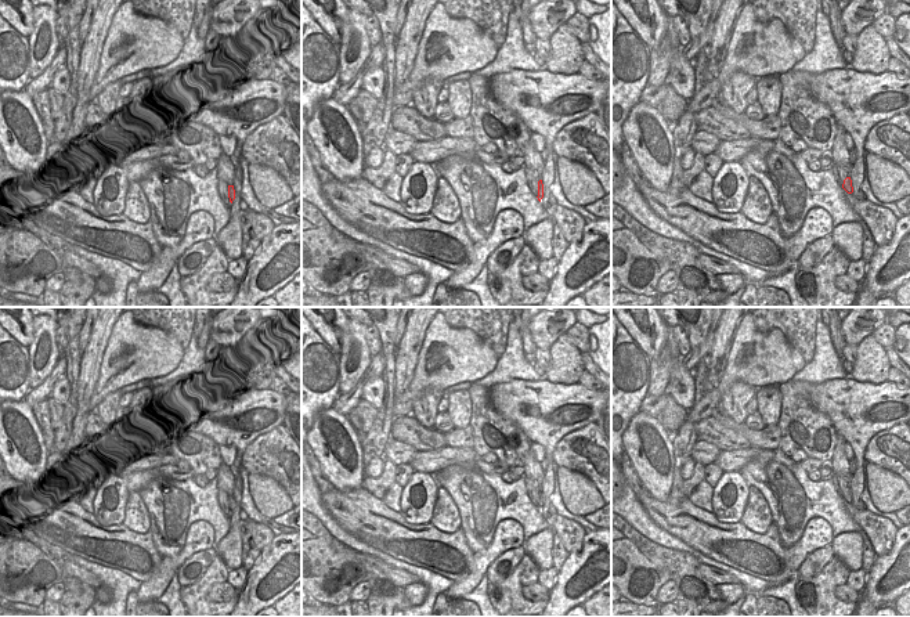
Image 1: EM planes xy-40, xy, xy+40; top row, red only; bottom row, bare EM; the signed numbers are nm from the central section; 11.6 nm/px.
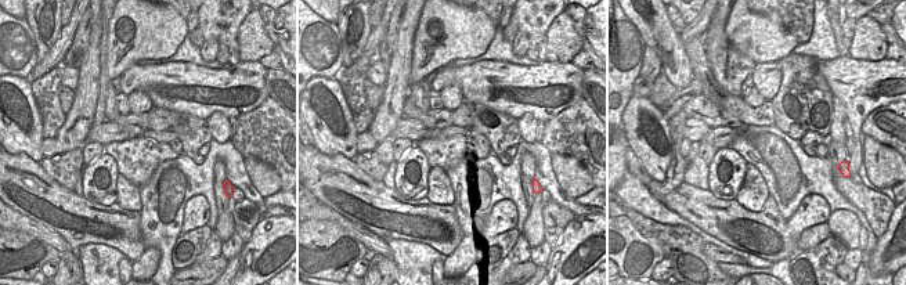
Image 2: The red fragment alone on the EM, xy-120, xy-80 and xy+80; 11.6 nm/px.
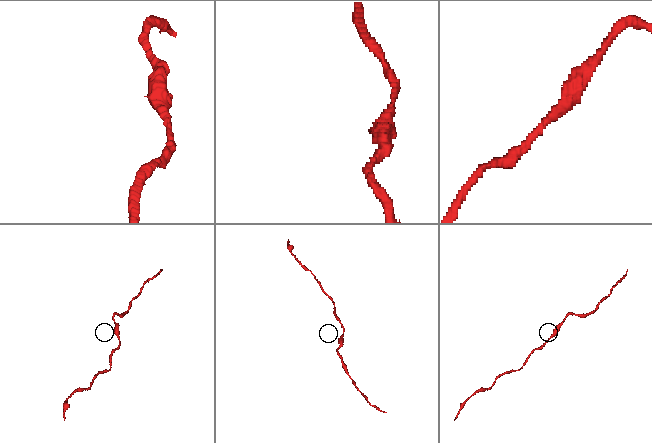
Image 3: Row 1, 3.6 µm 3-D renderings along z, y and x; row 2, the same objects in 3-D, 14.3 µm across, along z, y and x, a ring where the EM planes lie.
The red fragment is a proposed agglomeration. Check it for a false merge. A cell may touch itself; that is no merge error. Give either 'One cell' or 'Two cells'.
One cell

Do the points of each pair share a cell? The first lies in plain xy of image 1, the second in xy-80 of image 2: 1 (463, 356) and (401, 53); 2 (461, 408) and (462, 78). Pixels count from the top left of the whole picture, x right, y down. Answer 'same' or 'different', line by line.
1: different
2: different

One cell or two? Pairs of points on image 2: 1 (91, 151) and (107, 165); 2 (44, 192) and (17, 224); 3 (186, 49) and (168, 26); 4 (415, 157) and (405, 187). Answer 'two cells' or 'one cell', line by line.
1: two cells
2: two cells
3: two cells
4: one cell

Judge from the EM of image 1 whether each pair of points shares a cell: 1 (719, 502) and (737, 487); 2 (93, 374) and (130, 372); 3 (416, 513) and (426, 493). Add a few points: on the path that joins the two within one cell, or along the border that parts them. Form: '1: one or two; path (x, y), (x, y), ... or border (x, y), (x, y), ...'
1: one; path (718, 495), (721, 489), (730, 482)
2: two; border (108, 342), (104, 350), (97, 393), (89, 404)
3: one; path (421, 508), (426, 498)

